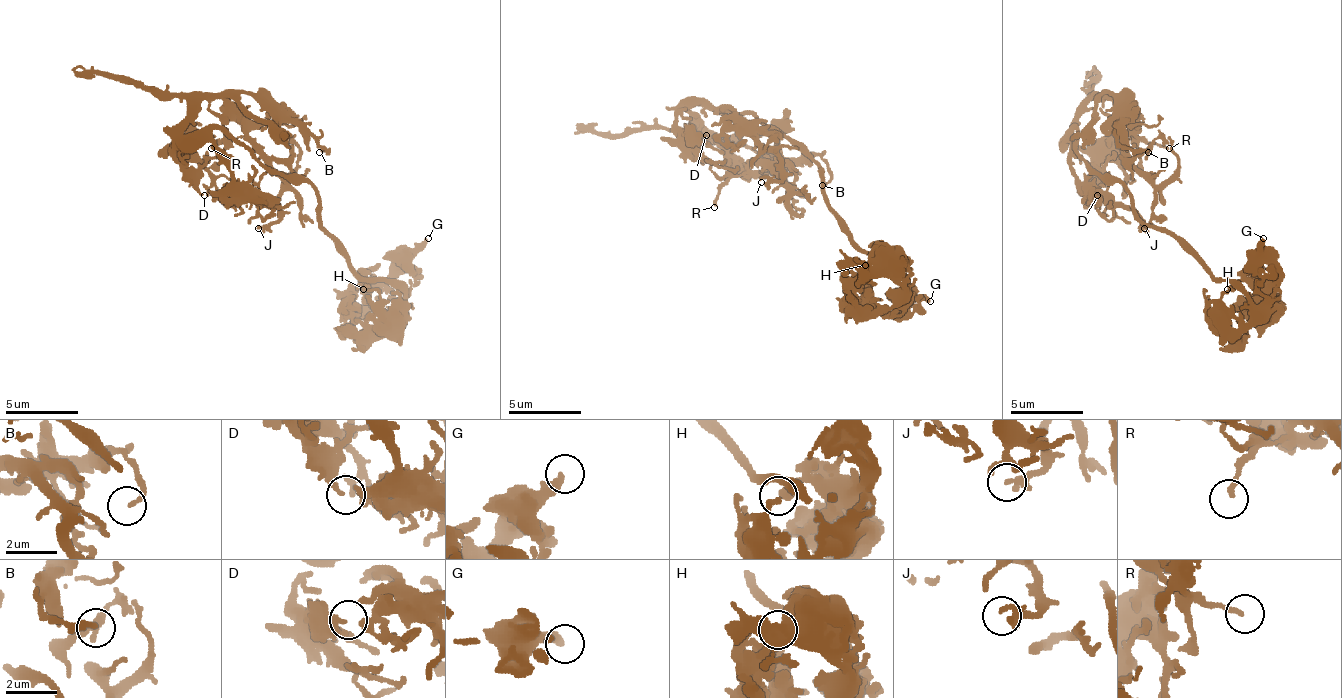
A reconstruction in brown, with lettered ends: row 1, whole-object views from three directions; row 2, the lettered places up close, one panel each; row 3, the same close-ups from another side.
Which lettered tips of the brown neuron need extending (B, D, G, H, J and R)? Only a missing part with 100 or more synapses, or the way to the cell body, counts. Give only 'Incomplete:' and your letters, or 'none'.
Incomplete: none

